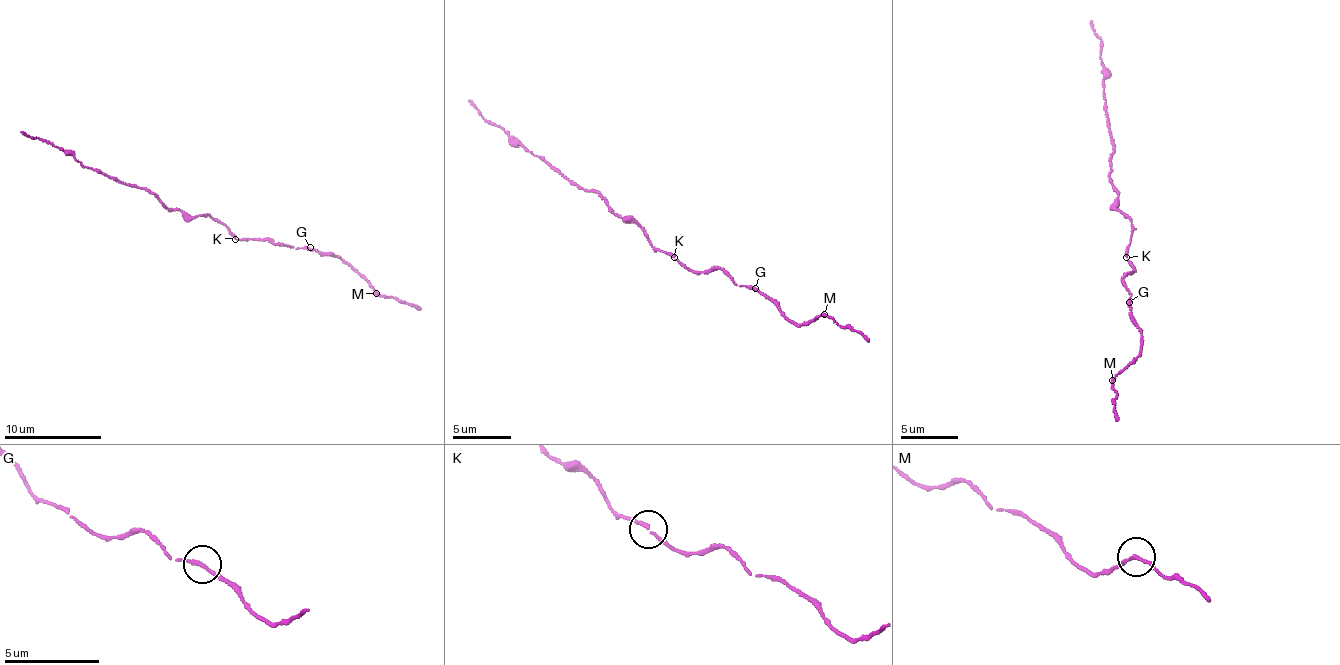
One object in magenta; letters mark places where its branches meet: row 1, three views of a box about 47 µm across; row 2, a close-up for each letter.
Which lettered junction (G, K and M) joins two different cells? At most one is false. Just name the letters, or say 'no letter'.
no letter

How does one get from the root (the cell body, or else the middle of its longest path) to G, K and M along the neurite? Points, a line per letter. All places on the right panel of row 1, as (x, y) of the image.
G: (1131, 235), (1126, 260), (1134, 270), (1122, 280), (1130, 294), (1129, 302)
K: (1131, 235), (1127, 258)
M: (1131, 235), (1126, 260), (1134, 270), (1122, 280), (1130, 294), (1130, 318), (1142, 335), (1137, 356), (1112, 380)

